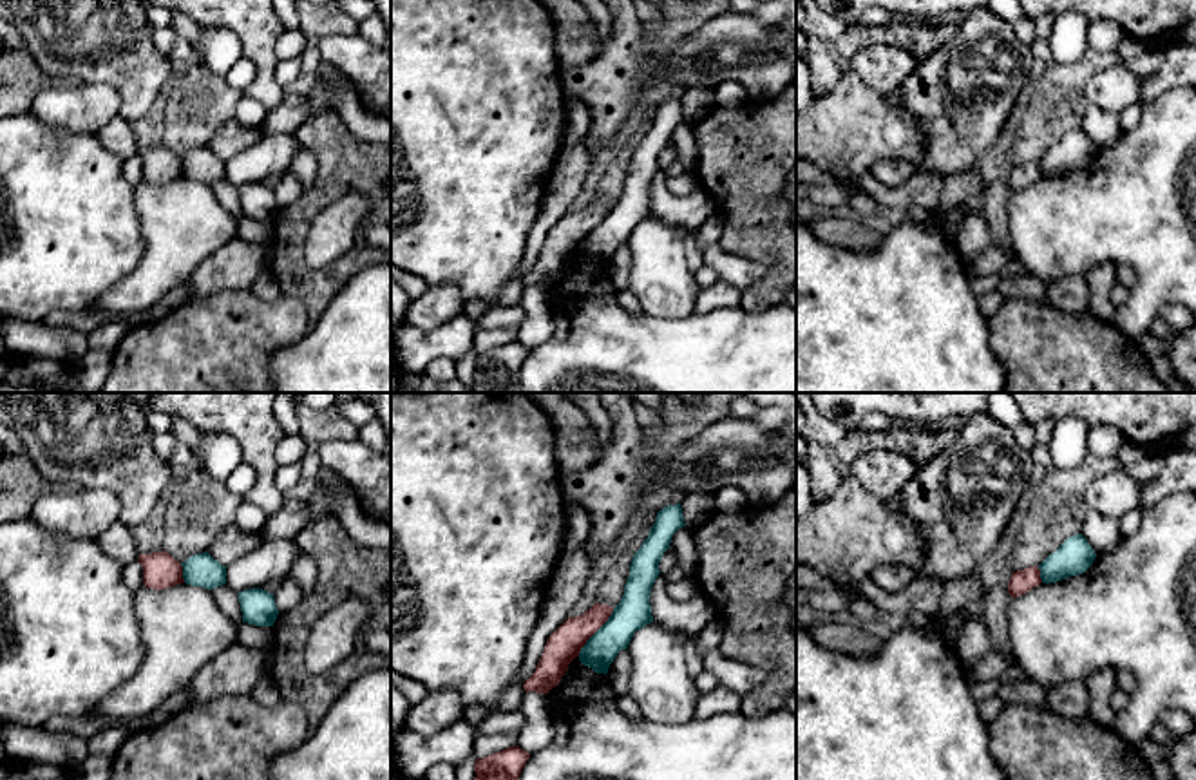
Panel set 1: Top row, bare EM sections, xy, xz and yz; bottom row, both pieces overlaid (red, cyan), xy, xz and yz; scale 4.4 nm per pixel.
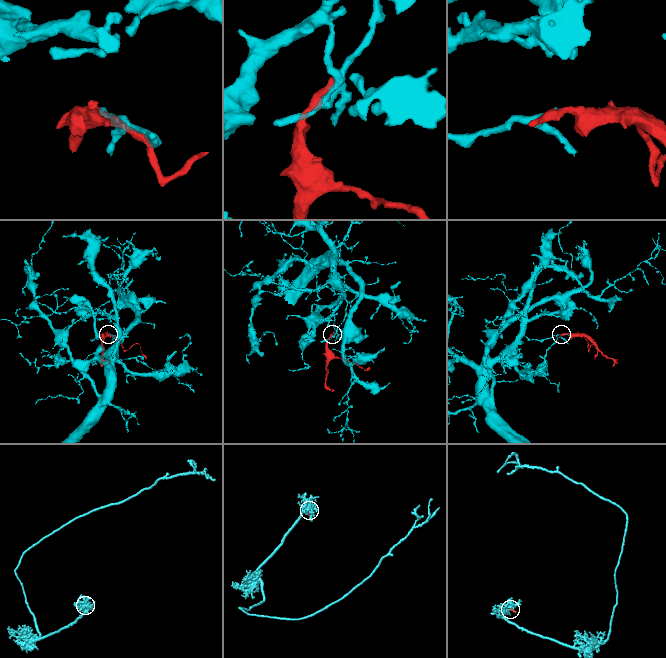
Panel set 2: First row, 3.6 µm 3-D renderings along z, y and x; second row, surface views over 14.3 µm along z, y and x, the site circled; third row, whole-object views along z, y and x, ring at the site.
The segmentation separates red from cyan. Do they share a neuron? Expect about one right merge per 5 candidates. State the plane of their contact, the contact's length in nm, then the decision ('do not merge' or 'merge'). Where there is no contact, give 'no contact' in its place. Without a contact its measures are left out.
xz | 280 nm | do not merge

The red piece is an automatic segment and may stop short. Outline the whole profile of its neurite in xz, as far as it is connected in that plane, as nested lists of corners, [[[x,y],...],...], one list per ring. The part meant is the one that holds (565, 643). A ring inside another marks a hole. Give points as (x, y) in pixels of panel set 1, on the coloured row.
[[[595,603],[583,615],[568,617],[546,641],[545,652],[530,679],[525,680],[525,691],[548,693],[561,682],[568,664],[579,657],[586,641],[608,621],[613,608]]]

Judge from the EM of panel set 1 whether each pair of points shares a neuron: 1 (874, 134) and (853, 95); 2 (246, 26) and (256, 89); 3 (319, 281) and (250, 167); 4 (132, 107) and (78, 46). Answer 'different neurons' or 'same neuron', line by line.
1: same neuron
2: same neuron
3: different neurons
4: same neuron

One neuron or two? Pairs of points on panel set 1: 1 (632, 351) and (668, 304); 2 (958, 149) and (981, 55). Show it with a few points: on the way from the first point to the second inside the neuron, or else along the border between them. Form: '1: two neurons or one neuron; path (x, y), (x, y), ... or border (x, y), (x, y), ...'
1: two neurons; border (693, 312), (683, 317), (643, 313)
2: one neuron; path (958, 125), (961, 95), (976, 78)

